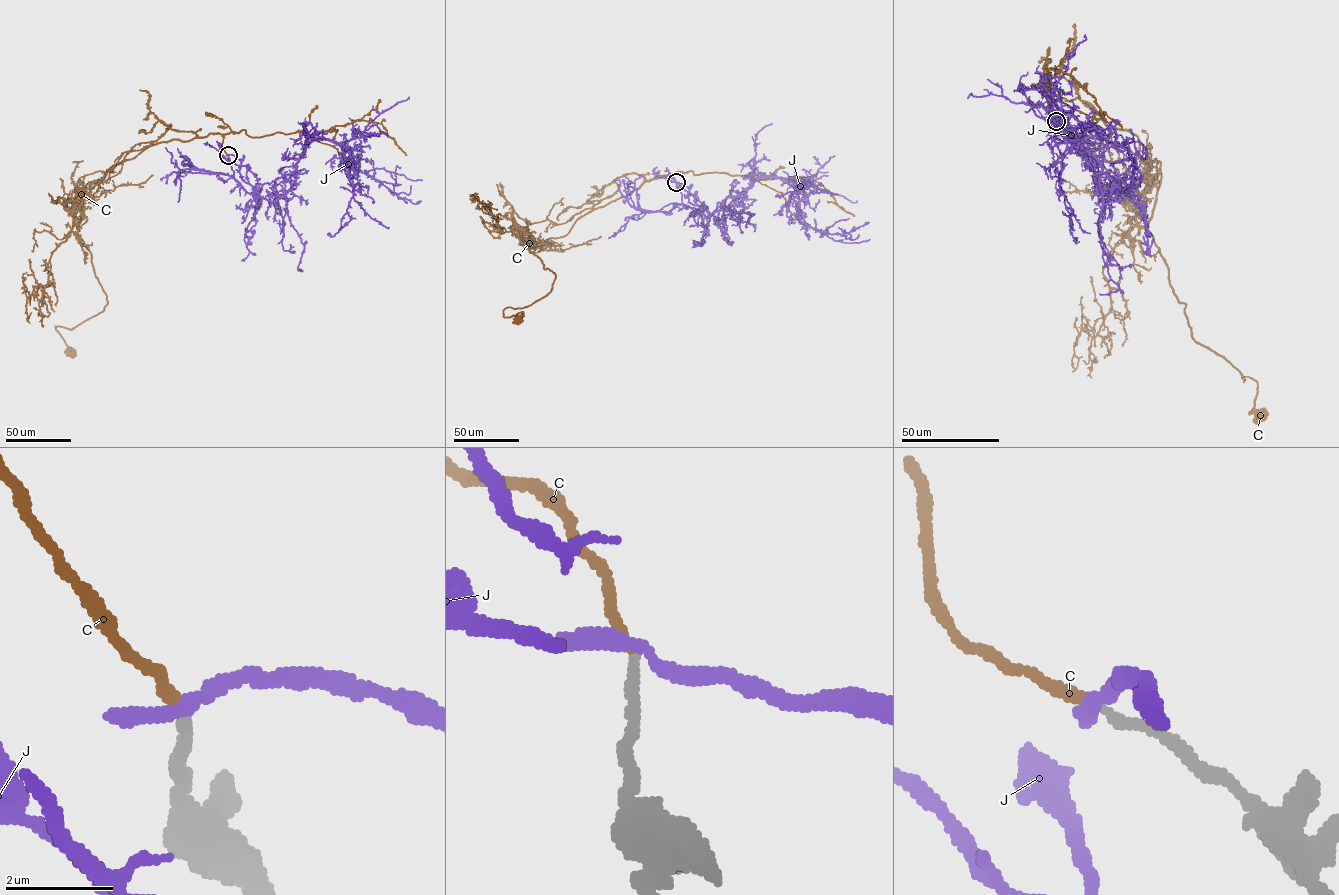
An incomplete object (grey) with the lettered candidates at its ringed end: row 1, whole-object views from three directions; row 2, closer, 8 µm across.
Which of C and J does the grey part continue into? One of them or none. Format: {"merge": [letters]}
{"merge": ["C"]}

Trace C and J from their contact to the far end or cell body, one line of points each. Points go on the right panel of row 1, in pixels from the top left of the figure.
C: (1056, 121), (1046, 89), (1086, 101), (1160, 163), (1145, 229), (1191, 337), (1255, 381), (1249, 413), (1260, 415)
J: (1056, 121), (1102, 165), (1087, 165), (1048, 98), (1129, 152), (1132, 184), (1121, 194), (1115, 190)

